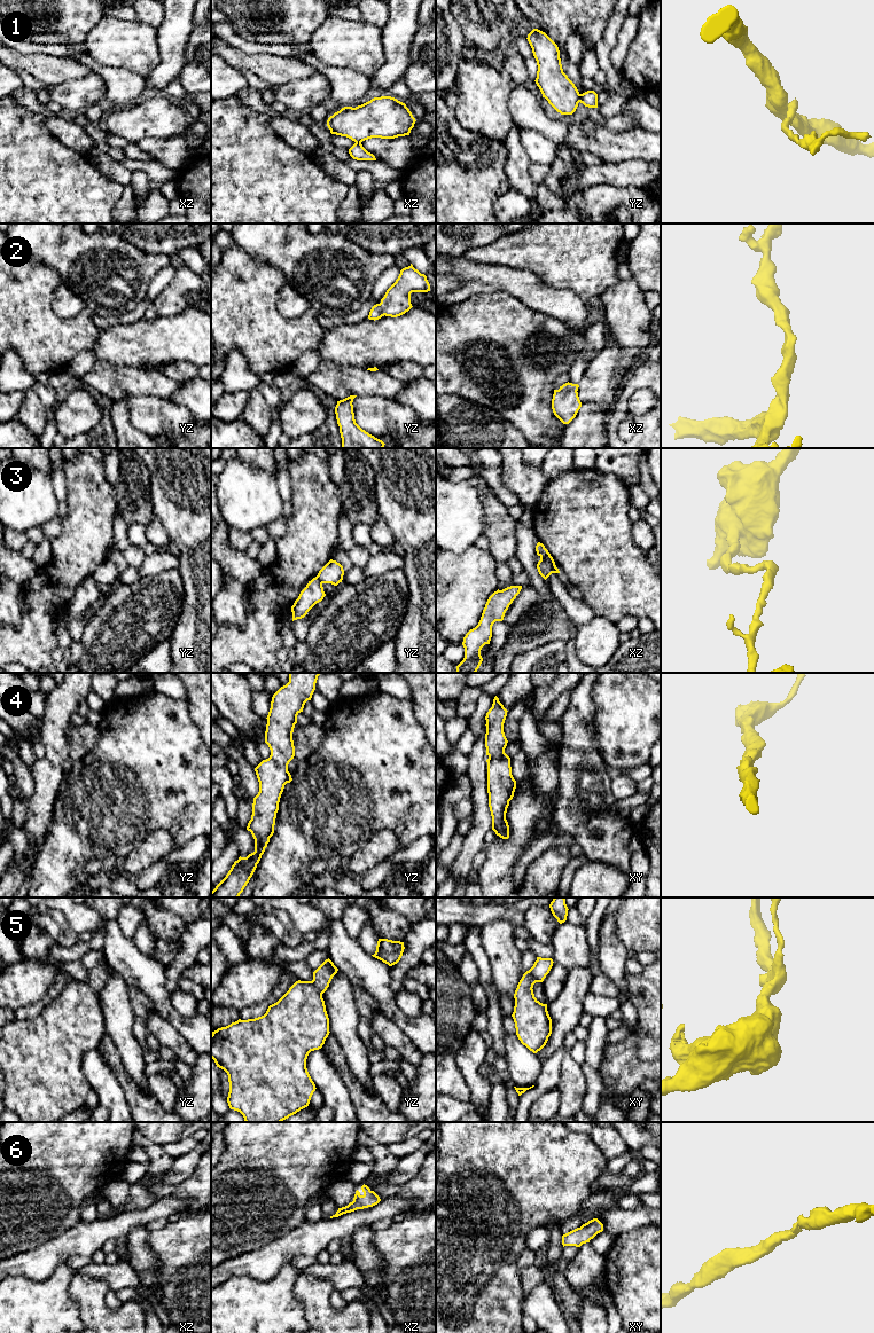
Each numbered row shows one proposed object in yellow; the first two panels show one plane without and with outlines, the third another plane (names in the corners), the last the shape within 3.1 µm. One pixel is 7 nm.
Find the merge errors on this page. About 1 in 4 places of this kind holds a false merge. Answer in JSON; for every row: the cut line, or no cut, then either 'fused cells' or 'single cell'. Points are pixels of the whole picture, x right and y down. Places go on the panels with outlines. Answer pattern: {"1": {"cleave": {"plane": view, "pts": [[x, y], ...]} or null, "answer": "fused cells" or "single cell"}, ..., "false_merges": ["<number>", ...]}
{"1": {"cleave": {"plane": "yz", "pts": [[580, 94], [578, 101]]}, "answer": "fused cells"}, "2": {"cleave": null, "answer": "single cell"}, "3": {"cleave": {"plane": "xz", "pts": [[540, 556], [554, 564]]}, "answer": "fused cells"}, "4": {"cleave": null, "answer": "single cell"}, "5": {"cleave": null, "answer": "single cell"}, "6": {"cleave": null, "answer": "single cell"}, "false_merges": ["1", "3"]}

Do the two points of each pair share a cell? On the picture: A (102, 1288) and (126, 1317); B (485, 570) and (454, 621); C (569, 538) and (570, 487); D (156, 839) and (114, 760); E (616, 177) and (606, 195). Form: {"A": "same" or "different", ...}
{"A": "same", "B": "same", "C": "same", "D": "different", "E": "different"}

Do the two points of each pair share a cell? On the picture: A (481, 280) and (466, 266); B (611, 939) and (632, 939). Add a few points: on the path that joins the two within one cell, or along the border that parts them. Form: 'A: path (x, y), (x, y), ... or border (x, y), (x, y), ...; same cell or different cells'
A: path (477, 277), (469, 269); same cell
B: border (614, 915), (617, 938), (627, 950); different cells

